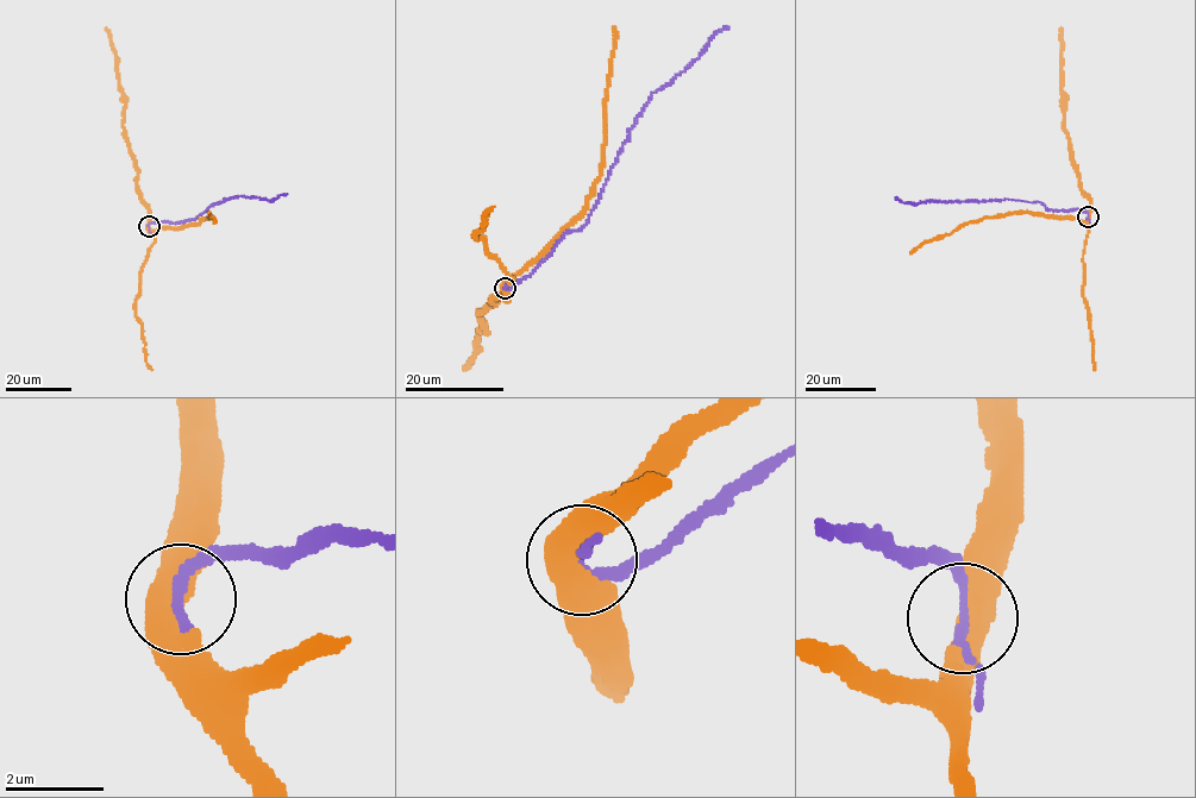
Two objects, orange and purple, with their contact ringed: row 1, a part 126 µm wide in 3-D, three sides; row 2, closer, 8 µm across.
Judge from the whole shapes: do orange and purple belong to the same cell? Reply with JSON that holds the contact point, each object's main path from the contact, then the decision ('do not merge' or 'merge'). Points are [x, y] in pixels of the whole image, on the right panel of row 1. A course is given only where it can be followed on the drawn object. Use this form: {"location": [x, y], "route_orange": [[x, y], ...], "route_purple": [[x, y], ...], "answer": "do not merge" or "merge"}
{"location": [1088, 217], "route_orange": [[1088, 217], [1090, 196], [1082, 190], [1078, 167], [1064, 126], [1060, 26]], "route_purple": [[1088, 215], [1077, 209], [1047, 209], [1038, 202], [1008, 199], [915, 205], [895, 196]], "answer": "merge"}

